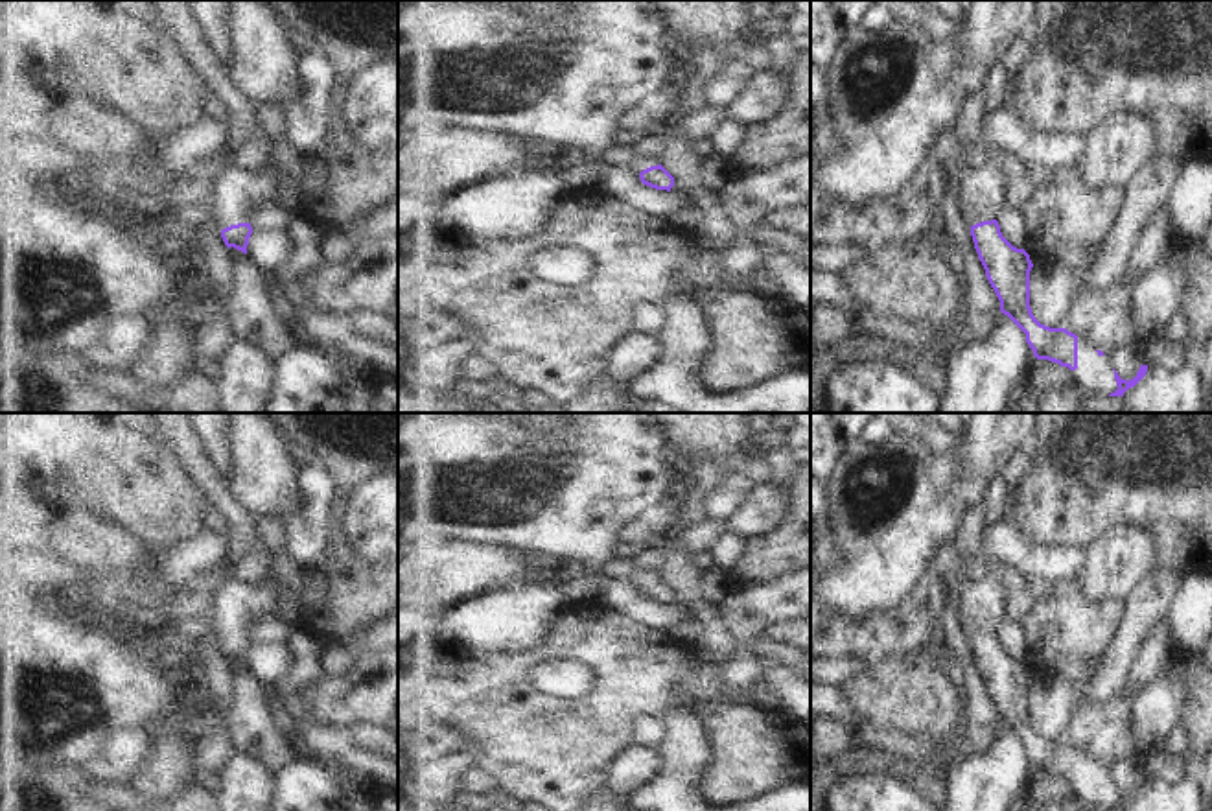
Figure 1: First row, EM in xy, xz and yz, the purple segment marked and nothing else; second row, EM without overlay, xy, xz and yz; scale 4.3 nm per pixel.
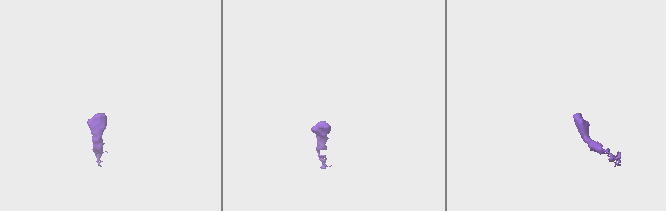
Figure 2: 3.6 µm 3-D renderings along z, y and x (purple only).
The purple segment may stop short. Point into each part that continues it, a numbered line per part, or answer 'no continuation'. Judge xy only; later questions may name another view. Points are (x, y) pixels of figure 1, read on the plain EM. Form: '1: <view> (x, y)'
1: xy (242, 605)

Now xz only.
1: xz (640, 575)

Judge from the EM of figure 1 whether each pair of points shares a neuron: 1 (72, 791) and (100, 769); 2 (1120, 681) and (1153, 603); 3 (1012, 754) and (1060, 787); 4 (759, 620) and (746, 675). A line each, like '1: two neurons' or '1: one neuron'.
1: two neurons
2: one neuron
3: two neurons
4: one neuron

